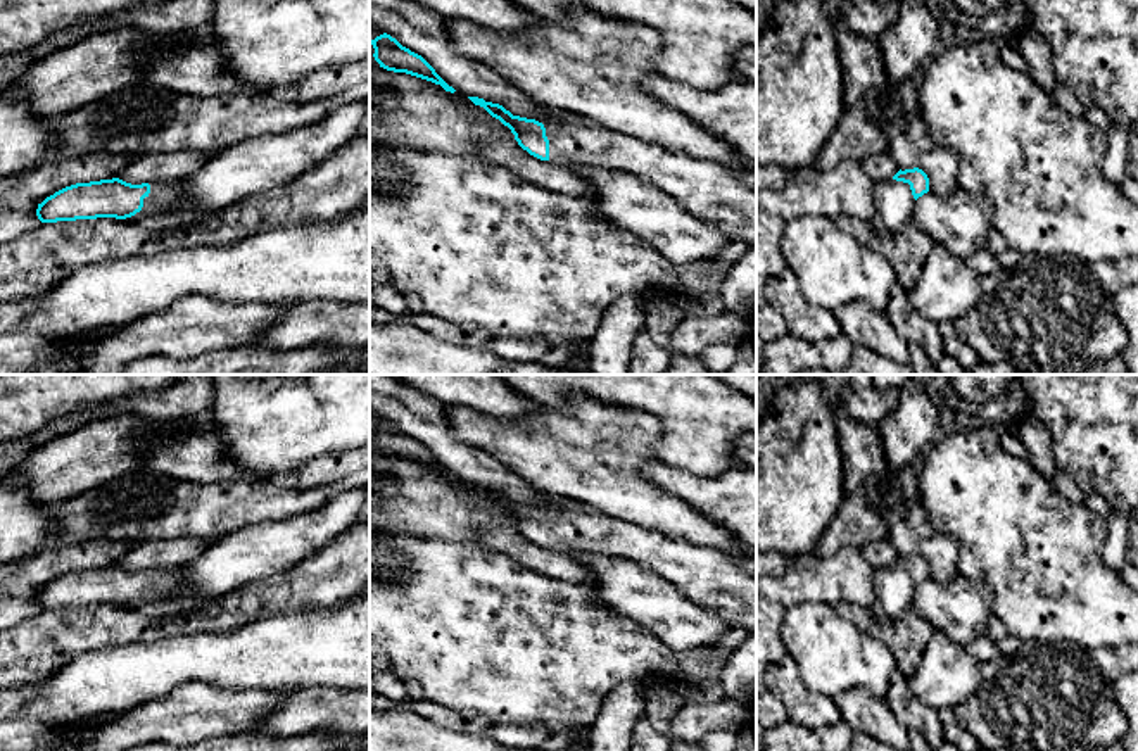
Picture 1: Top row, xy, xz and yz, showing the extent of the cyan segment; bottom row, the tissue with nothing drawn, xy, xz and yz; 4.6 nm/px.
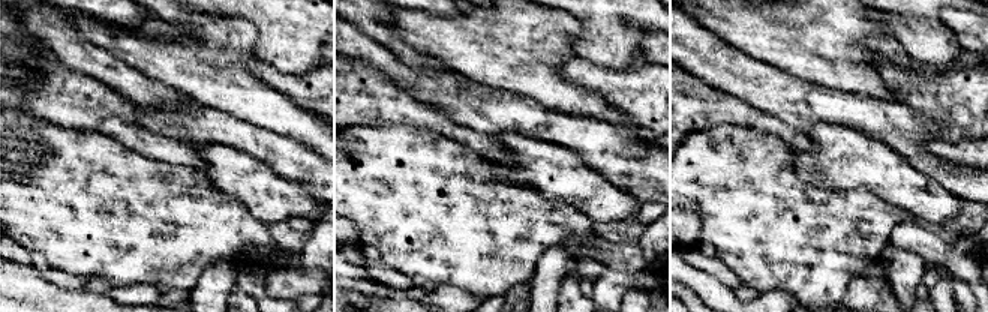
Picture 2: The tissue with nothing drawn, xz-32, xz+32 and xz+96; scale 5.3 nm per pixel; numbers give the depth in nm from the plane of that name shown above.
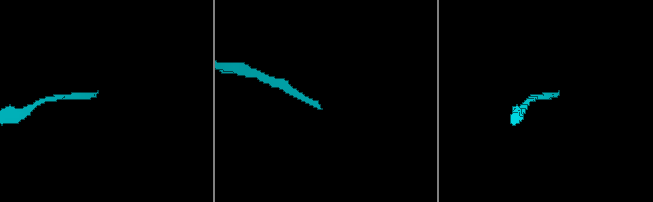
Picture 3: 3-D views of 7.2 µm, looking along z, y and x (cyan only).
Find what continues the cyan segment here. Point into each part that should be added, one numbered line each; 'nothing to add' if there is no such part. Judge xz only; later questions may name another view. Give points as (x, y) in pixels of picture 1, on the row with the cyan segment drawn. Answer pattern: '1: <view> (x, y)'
1: xz (705, 189)

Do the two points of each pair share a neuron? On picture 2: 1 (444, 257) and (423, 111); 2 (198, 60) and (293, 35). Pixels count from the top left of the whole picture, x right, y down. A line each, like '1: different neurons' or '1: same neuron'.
1: different neurons
2: different neurons

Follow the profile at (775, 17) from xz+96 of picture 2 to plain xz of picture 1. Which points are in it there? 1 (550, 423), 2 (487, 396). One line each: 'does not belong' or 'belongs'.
1: belongs
2: does not belong

